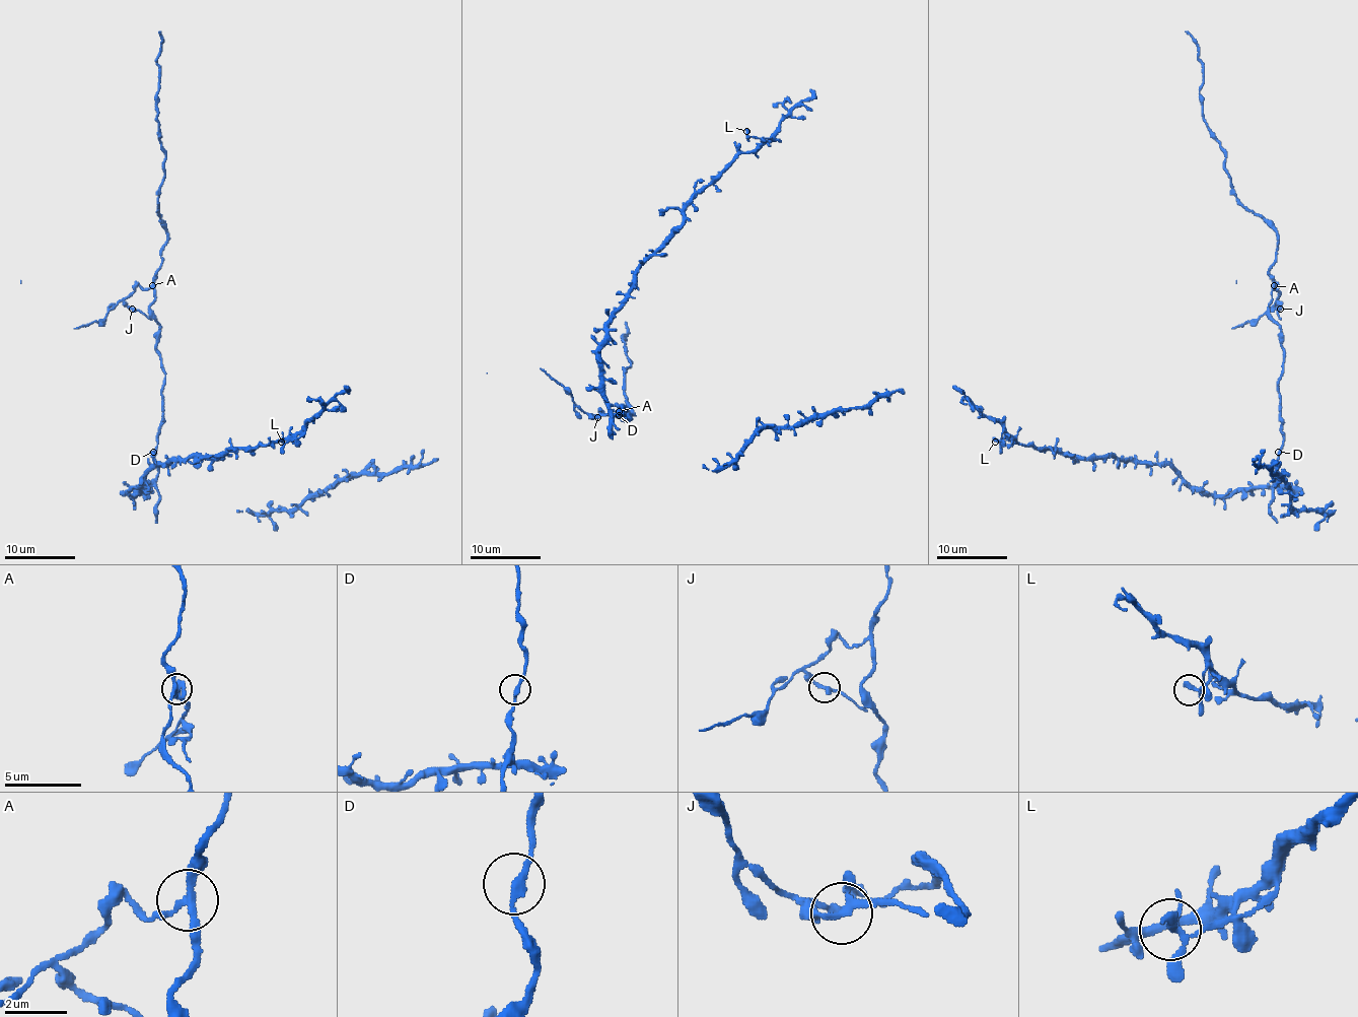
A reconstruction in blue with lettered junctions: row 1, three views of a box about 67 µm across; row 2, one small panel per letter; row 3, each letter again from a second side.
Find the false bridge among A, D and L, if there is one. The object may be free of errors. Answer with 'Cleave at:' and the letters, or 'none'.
Cleave at: A

